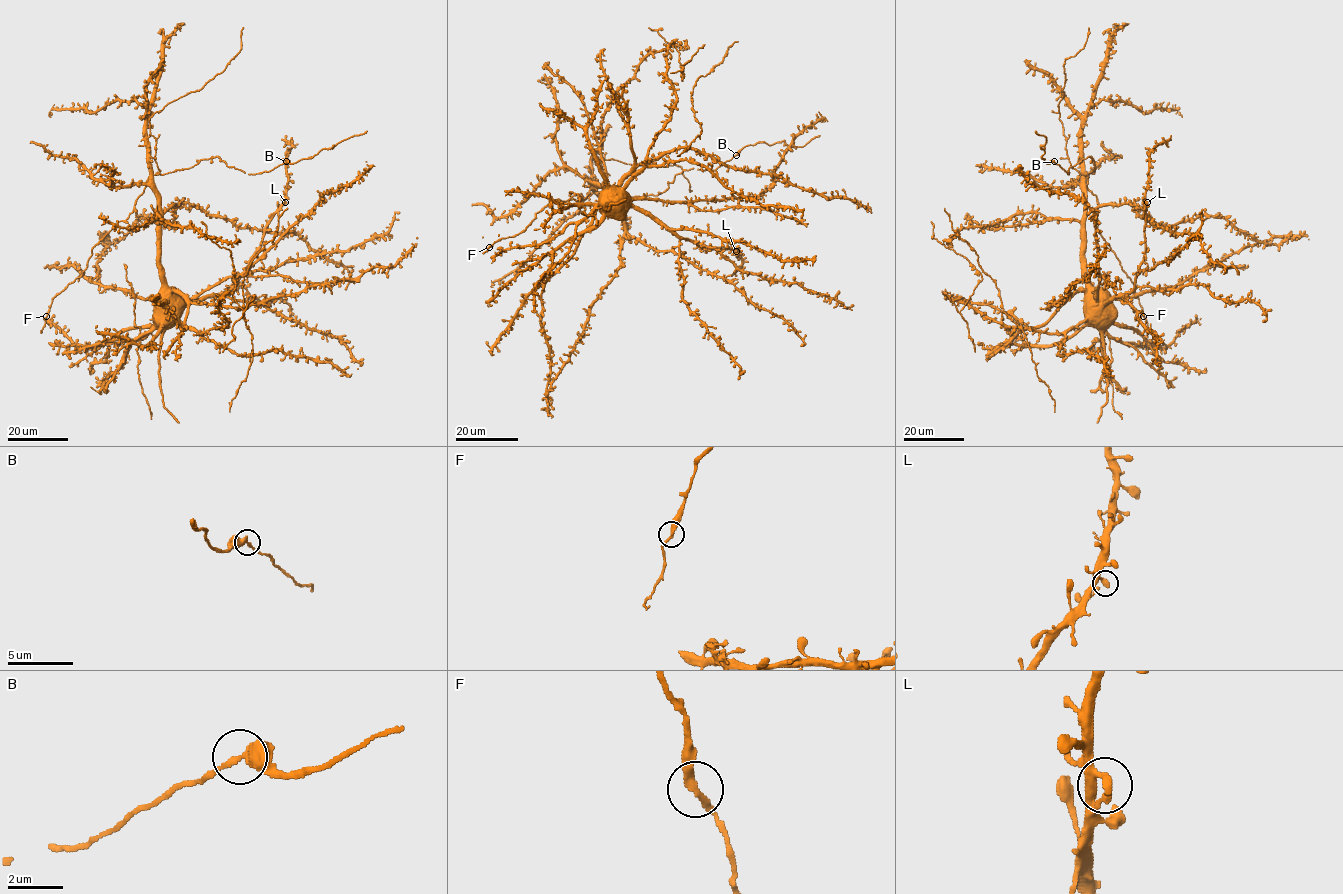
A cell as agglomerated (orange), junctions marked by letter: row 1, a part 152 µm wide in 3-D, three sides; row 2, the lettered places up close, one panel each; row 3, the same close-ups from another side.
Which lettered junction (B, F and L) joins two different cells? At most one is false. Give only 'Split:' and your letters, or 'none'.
Split: none

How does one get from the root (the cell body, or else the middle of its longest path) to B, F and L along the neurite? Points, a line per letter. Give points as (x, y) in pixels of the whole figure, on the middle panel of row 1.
B: (613, 194), (604, 185), (599, 186), (630, 197), (657, 195), (676, 174), (693, 168), (715, 170), (736, 155)
F: (613, 194), (605, 186), (591, 189), (580, 200), (553, 199), (525, 230), (489, 247)
L: (613, 194), (619, 191), (628, 205), (646, 210), (679, 237), (691, 240), (700, 247), (736, 251)

